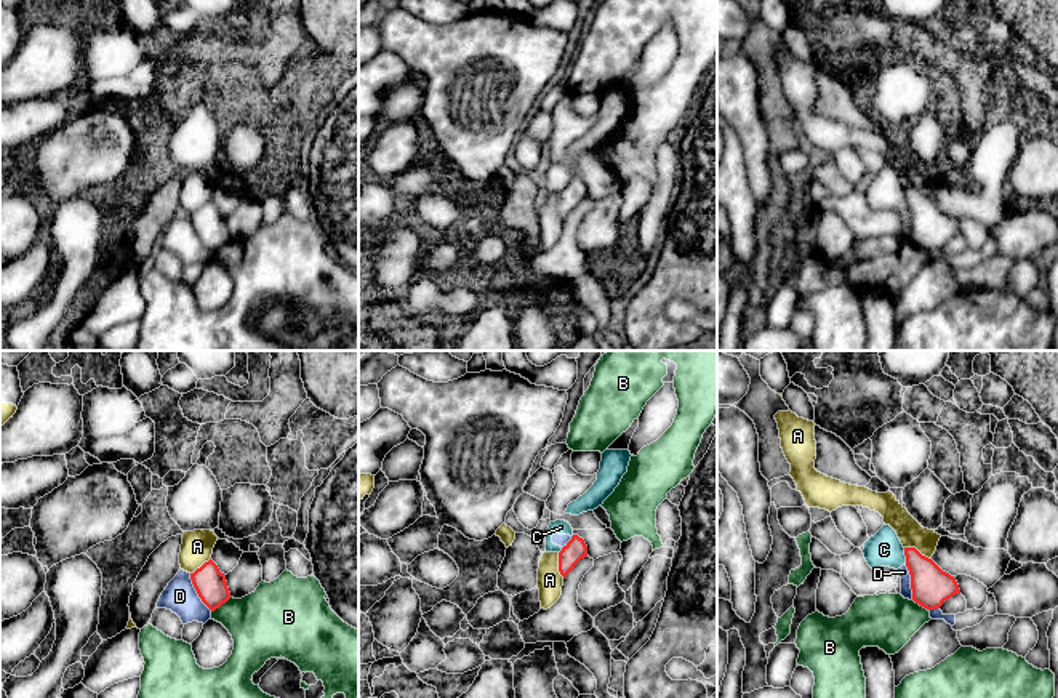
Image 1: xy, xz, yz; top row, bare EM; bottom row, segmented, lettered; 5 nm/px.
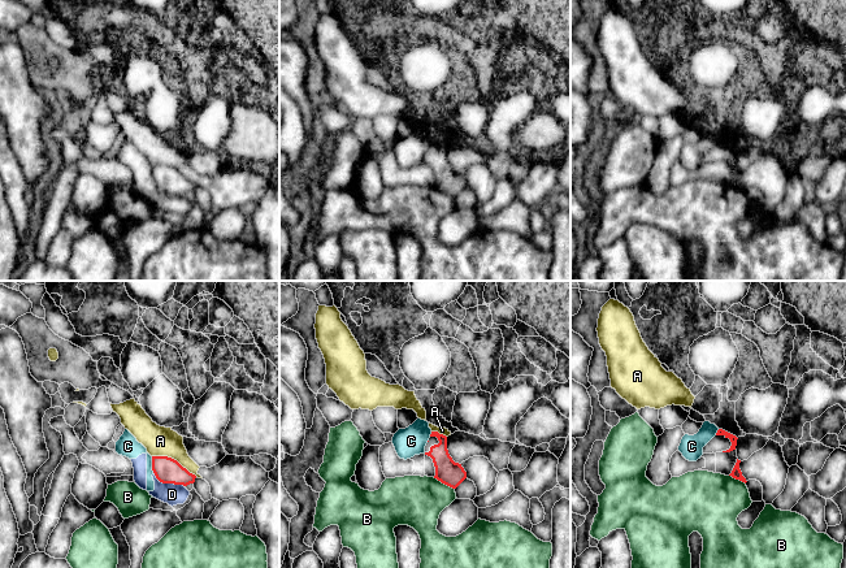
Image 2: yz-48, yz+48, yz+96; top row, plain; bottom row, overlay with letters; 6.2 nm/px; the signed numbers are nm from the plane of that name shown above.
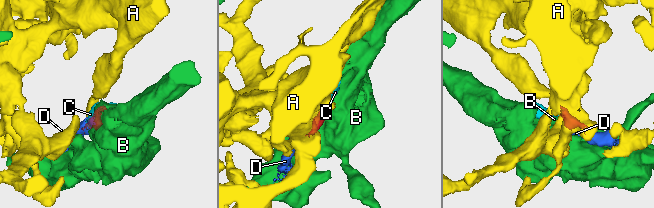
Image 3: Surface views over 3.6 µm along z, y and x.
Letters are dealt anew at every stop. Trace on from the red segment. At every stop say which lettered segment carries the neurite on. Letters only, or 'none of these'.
none of these

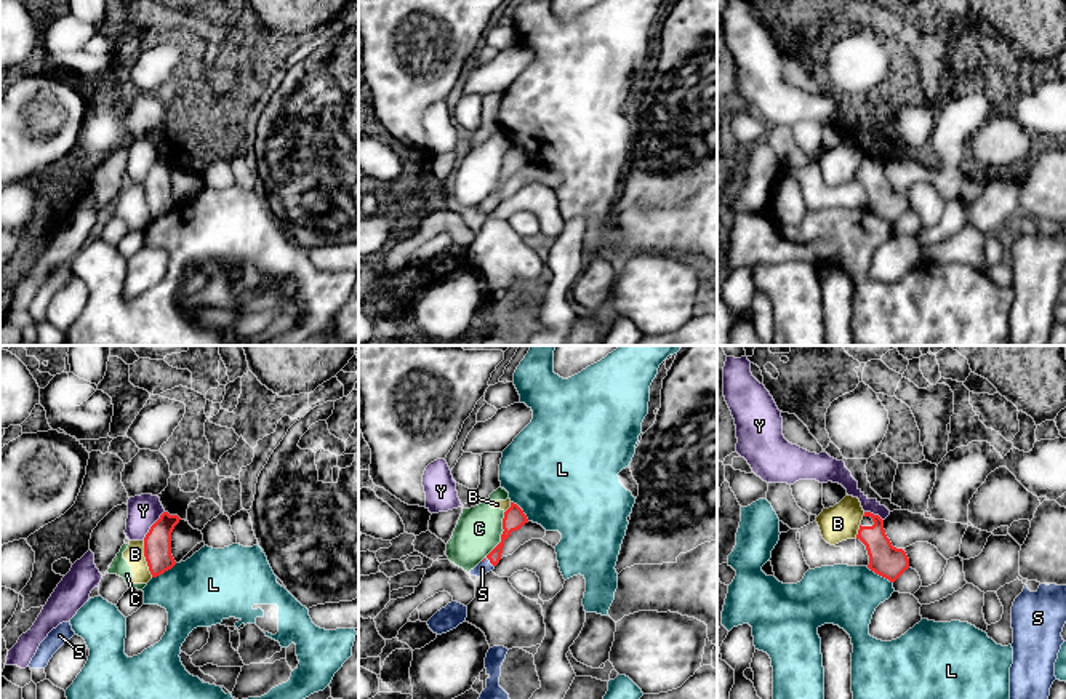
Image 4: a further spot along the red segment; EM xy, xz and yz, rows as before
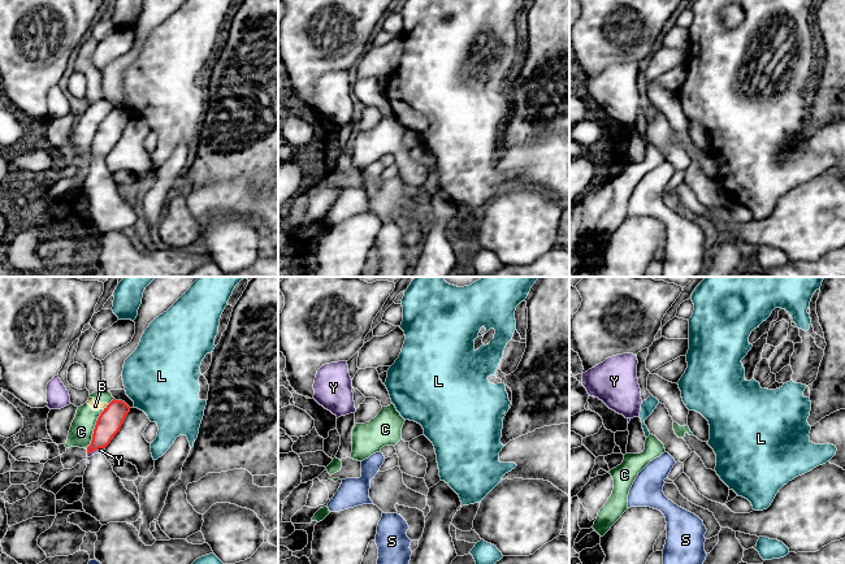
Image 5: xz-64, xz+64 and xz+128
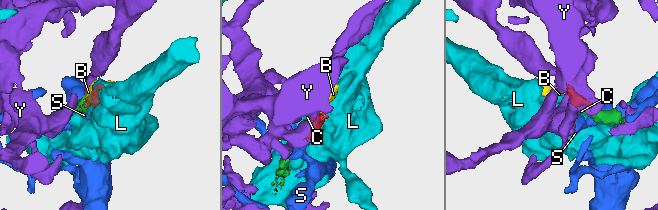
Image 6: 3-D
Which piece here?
S

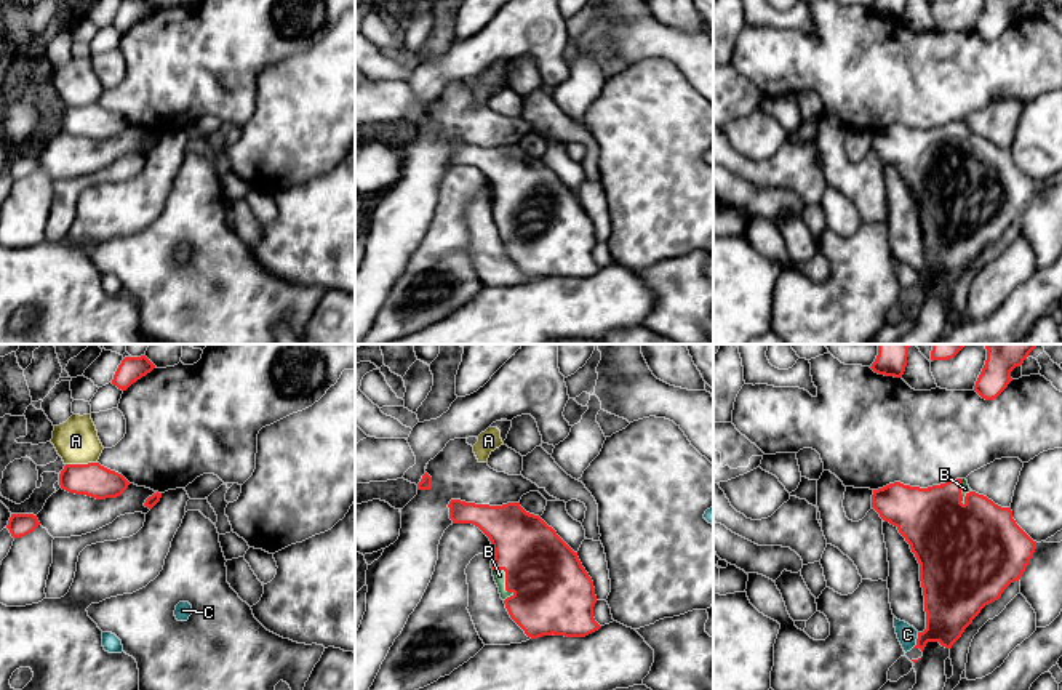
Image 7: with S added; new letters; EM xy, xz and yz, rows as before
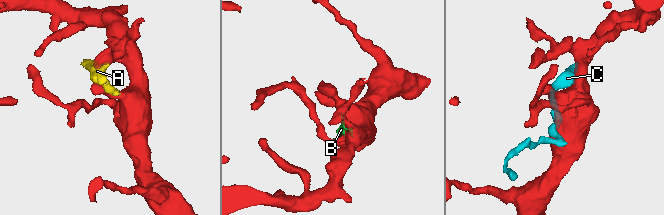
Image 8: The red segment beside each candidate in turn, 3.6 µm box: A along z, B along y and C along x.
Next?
B

